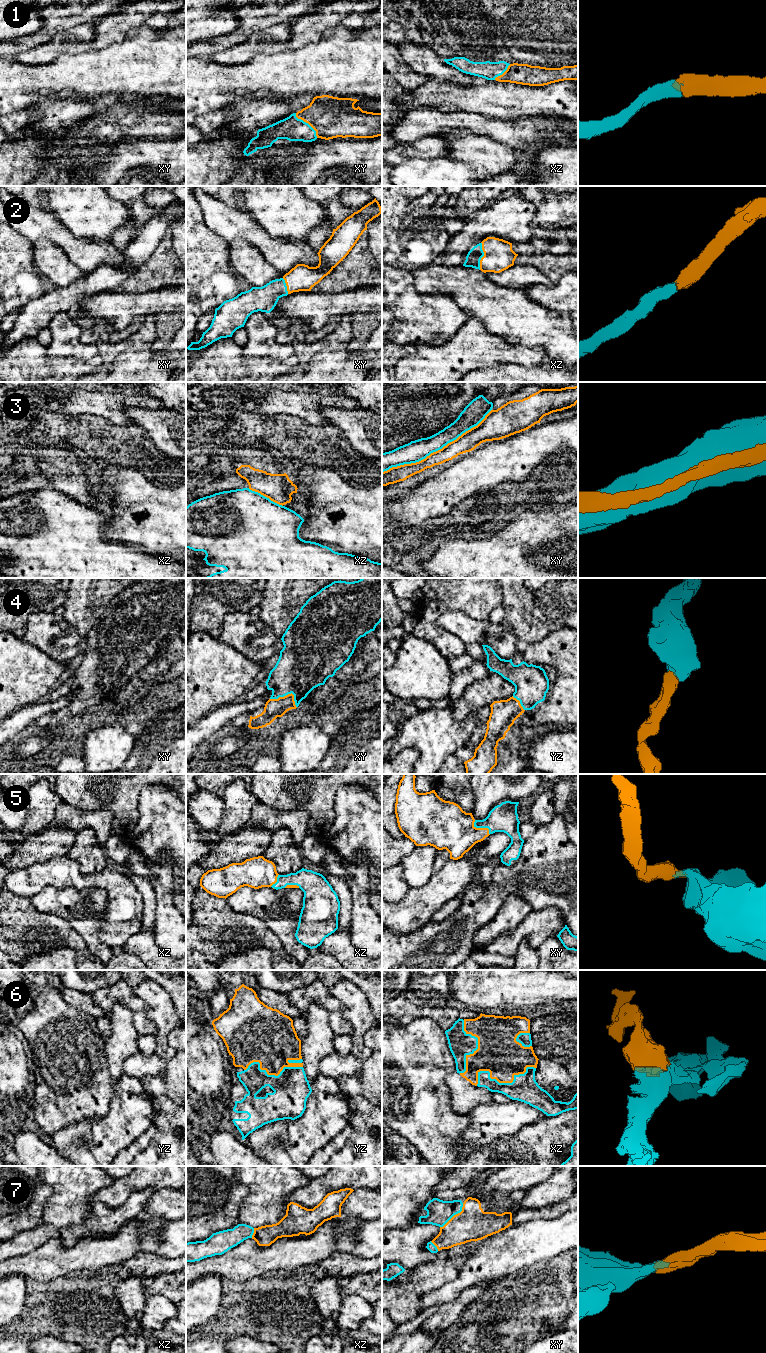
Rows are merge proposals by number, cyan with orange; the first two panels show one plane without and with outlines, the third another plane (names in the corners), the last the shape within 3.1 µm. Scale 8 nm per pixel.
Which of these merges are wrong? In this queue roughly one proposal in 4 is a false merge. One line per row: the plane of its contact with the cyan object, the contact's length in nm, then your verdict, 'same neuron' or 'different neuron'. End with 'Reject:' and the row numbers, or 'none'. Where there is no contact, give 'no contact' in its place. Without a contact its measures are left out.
1: contact in xy; length 260 nm; same neuron
2: contact in xz; length 220 nm; same neuron
3: contact in xy; length 1000 nm; different neuron
4: contact in xy; length 220 nm; same neuron
5: contact in xy; length 170 nm; same neuron
6: contact in xz; length 500 nm; same neuron
7: contact in xy; length 280 nm; same neuron
Reject: 3

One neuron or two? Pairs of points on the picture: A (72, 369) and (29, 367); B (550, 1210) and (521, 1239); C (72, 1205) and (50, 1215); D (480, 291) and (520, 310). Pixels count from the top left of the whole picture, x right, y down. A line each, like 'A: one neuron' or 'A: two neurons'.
A: one neuron
B: two neurons
C: one neuron
D: one neuron

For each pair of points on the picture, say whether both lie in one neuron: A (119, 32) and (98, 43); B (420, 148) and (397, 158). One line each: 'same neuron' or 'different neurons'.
A: same neuron
B: same neuron

